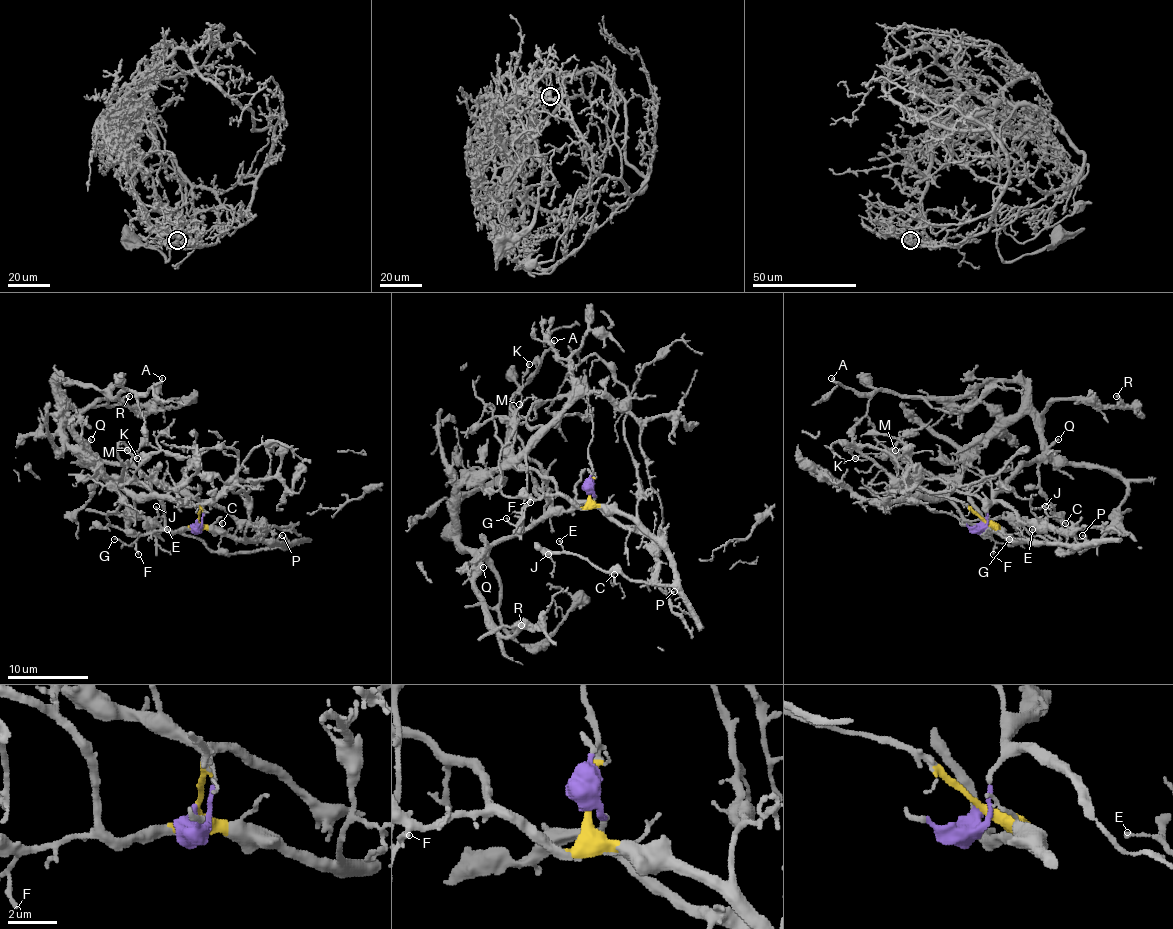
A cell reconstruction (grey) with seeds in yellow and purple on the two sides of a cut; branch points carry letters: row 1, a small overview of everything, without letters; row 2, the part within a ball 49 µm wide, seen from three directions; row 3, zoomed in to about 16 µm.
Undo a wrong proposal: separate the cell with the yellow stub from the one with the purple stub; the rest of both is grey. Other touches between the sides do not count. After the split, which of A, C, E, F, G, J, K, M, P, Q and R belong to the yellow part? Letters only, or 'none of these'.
C, E, F, G, J, K, M, P

